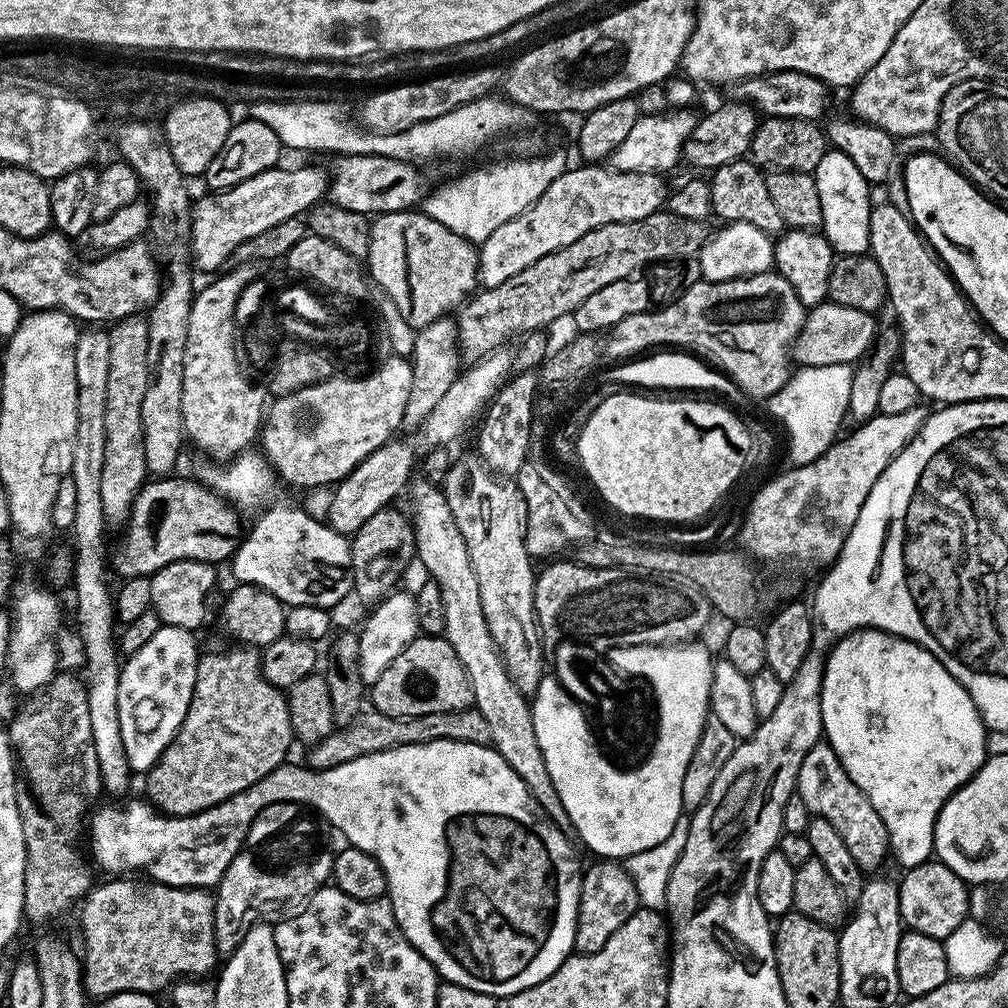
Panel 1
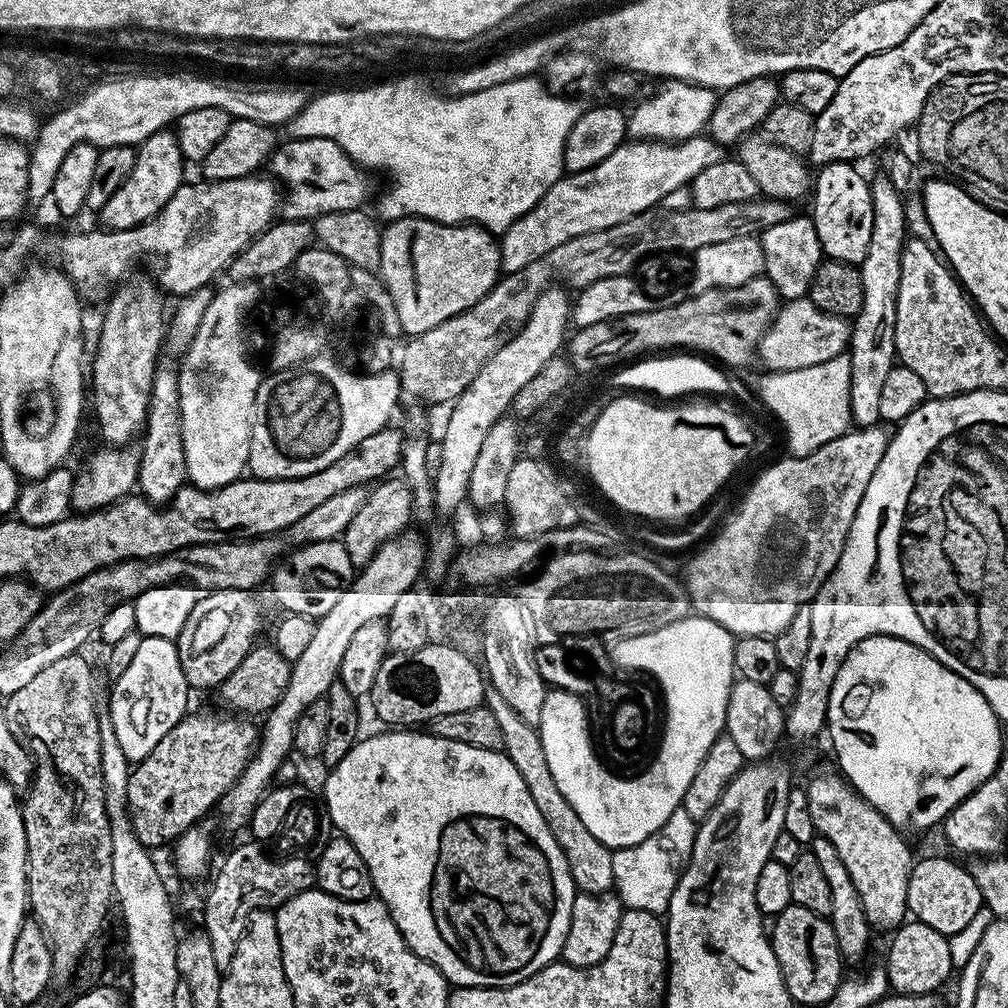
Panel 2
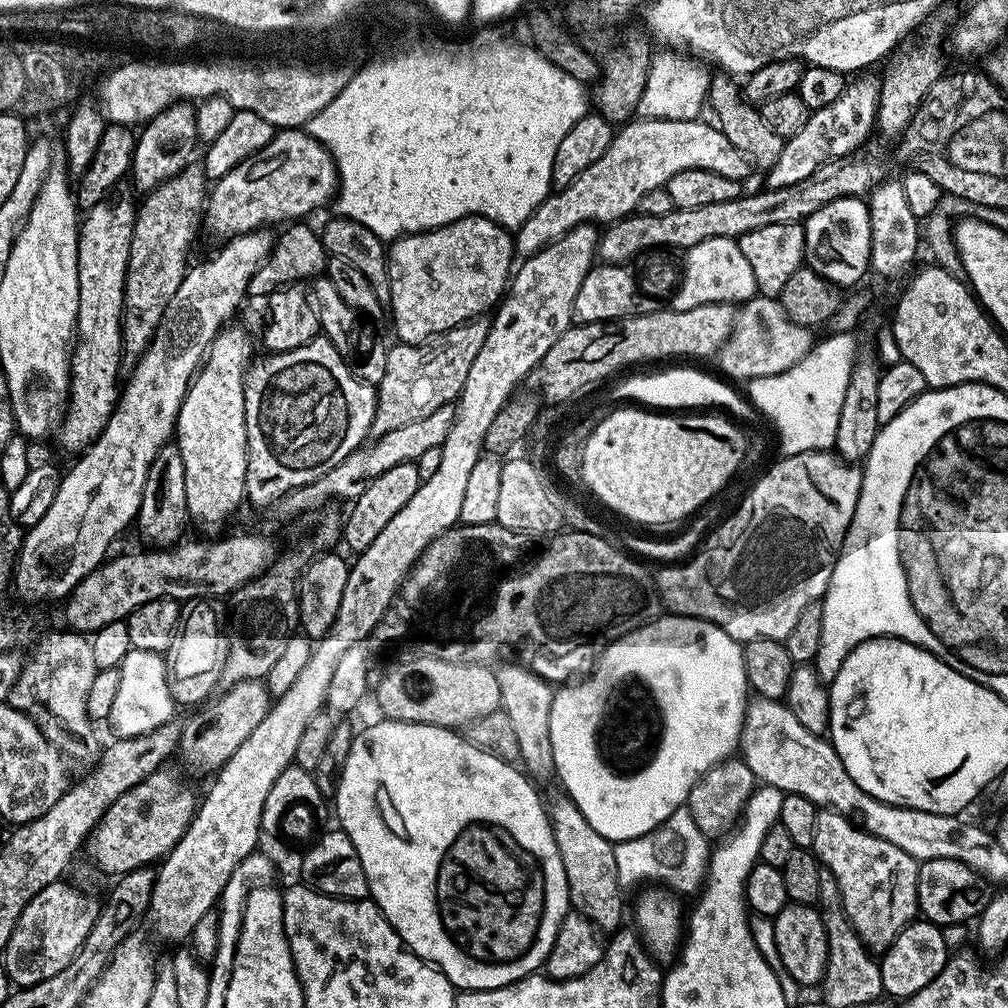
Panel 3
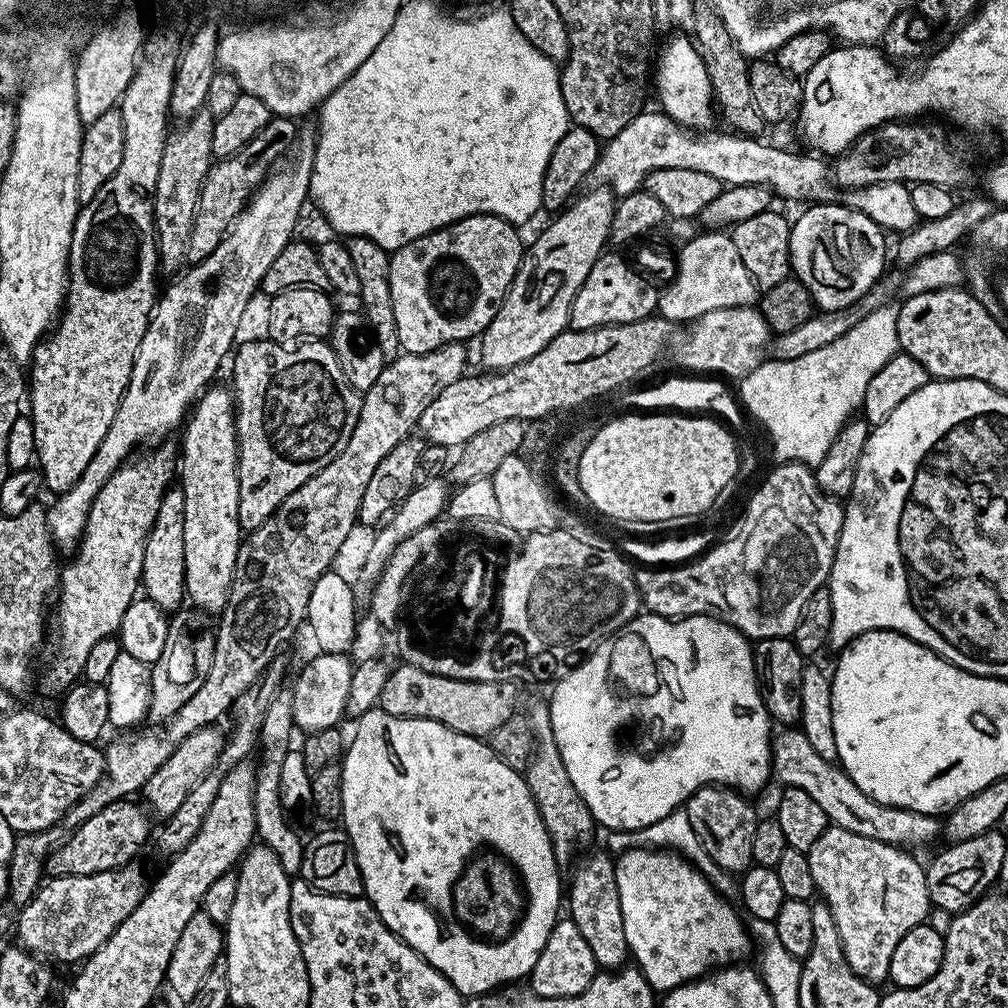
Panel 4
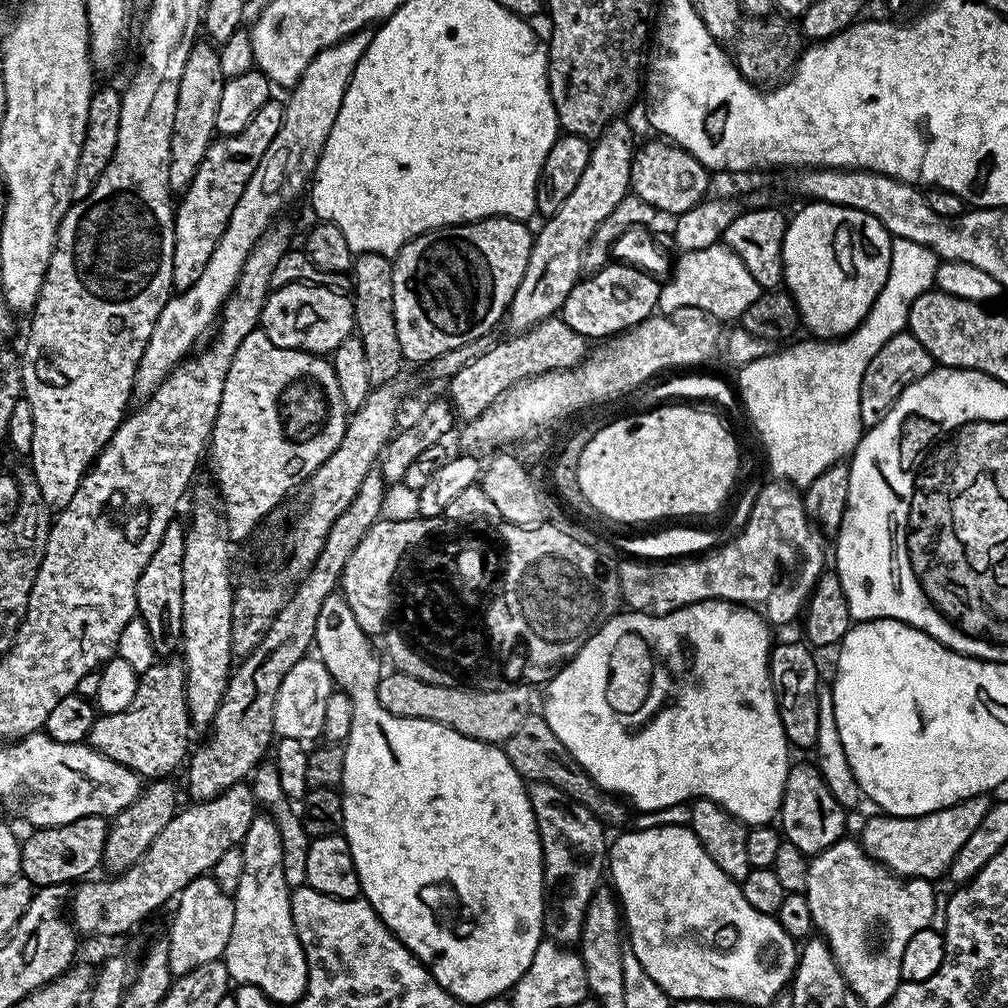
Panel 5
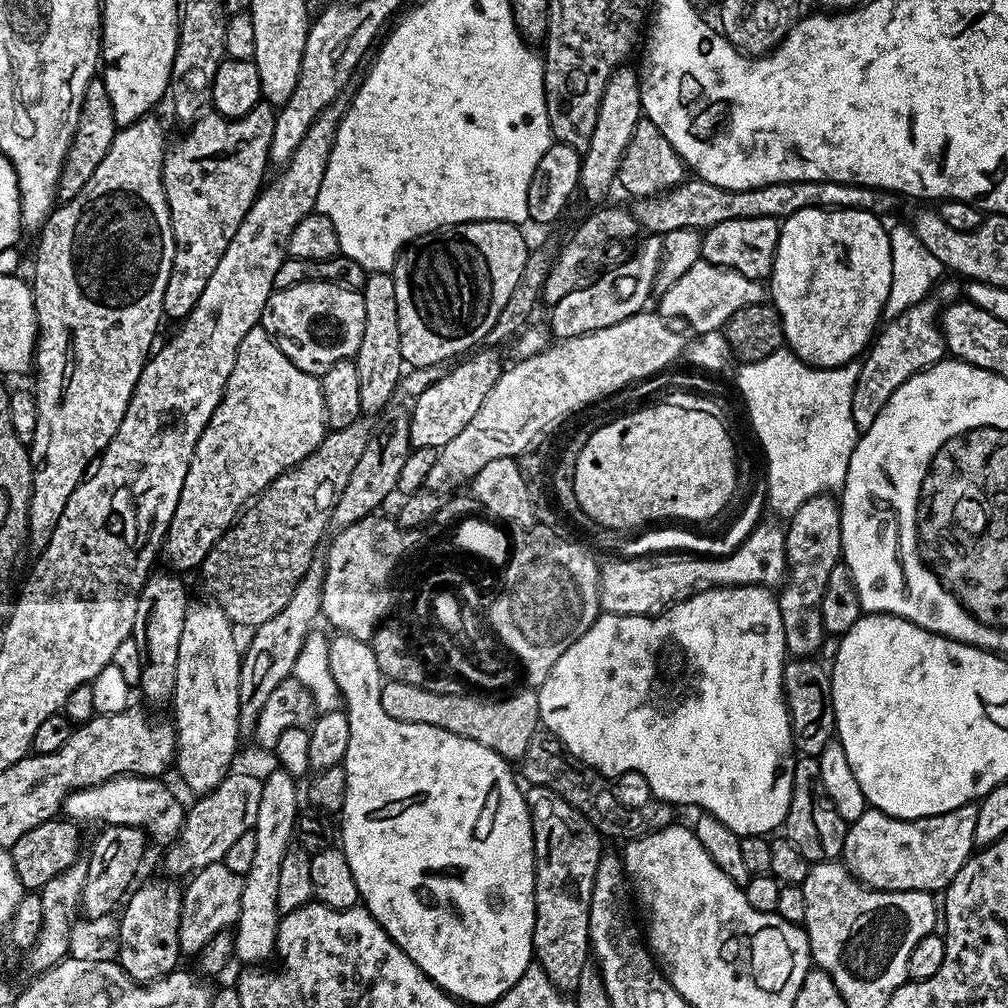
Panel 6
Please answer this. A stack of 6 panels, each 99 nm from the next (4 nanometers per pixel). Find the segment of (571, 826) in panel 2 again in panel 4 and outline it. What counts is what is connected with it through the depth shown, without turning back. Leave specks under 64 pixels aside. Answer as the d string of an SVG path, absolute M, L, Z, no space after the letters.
M604 850L582 860L575 865L577 868L572 876L572 885L569 888L567 885L566 888L567 915L574 922L574 926L578 926L582 938L586 938L586 943L601 969L623 968L629 963L630 953L626 942L626 929L622 926L622 902L618 898L616 861Z

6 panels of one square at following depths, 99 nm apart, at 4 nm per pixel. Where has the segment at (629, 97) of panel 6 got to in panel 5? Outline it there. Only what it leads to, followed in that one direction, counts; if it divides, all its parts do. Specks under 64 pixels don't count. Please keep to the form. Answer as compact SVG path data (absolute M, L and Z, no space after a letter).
M624 118L612 120L592 144L590 162L586 162L586 170L578 186L574 186L574 194L562 202L562 210L558 210L558 214L543 221L540 233L535 233L526 274L522 274L522 282L506 313L506 324L513 328L513 333L527 332L563 309L570 290L581 279L584 252L592 241L592 235L630 193L633 155L631 126Z

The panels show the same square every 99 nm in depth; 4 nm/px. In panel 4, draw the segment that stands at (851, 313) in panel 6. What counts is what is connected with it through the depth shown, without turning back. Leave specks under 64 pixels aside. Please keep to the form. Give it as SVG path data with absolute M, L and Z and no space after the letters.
M816 202L791 221L790 258L792 259L791 275L801 280L810 290L812 303L820 312L846 312L859 305L867 292L872 291L885 275L884 259L890 256L890 248L884 245L885 229L877 226L866 214L846 208L839 202Z

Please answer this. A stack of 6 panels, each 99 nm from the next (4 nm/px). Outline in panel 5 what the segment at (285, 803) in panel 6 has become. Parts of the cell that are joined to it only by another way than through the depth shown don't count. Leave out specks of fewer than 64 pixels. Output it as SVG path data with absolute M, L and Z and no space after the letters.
M258 814L242 845L242 882L234 893L234 930L223 962L237 985L249 984L278 1006L294 1006L308 988L308 963L292 921L292 897L282 875L282 834L267 814Z

